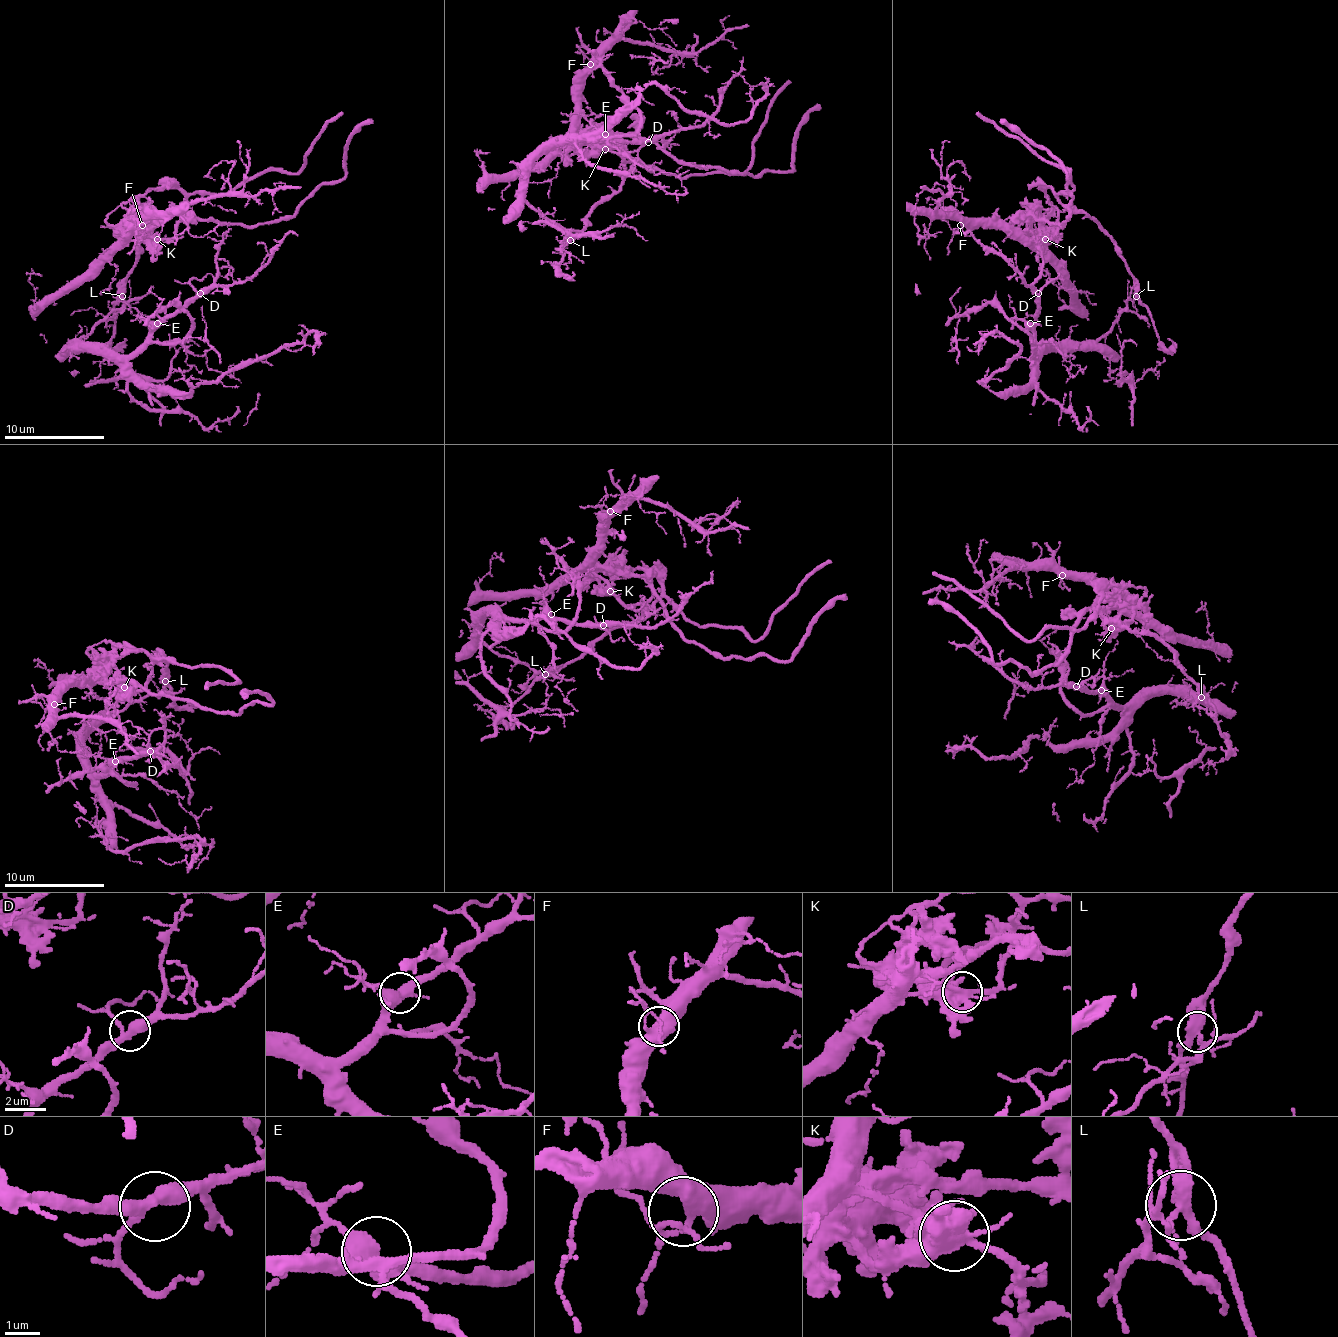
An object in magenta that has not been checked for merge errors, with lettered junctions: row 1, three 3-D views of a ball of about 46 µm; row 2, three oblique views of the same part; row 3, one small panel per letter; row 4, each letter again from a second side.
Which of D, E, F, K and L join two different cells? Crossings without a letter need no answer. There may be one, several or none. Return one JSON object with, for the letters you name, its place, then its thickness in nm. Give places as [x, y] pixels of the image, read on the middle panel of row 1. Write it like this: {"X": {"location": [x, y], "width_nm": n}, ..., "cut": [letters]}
{"K": {"location": [605, 149], "width_nm": 500}, "L": {"location": [570, 240], "width_nm": 360}, "cut": ["K", "L"]}

